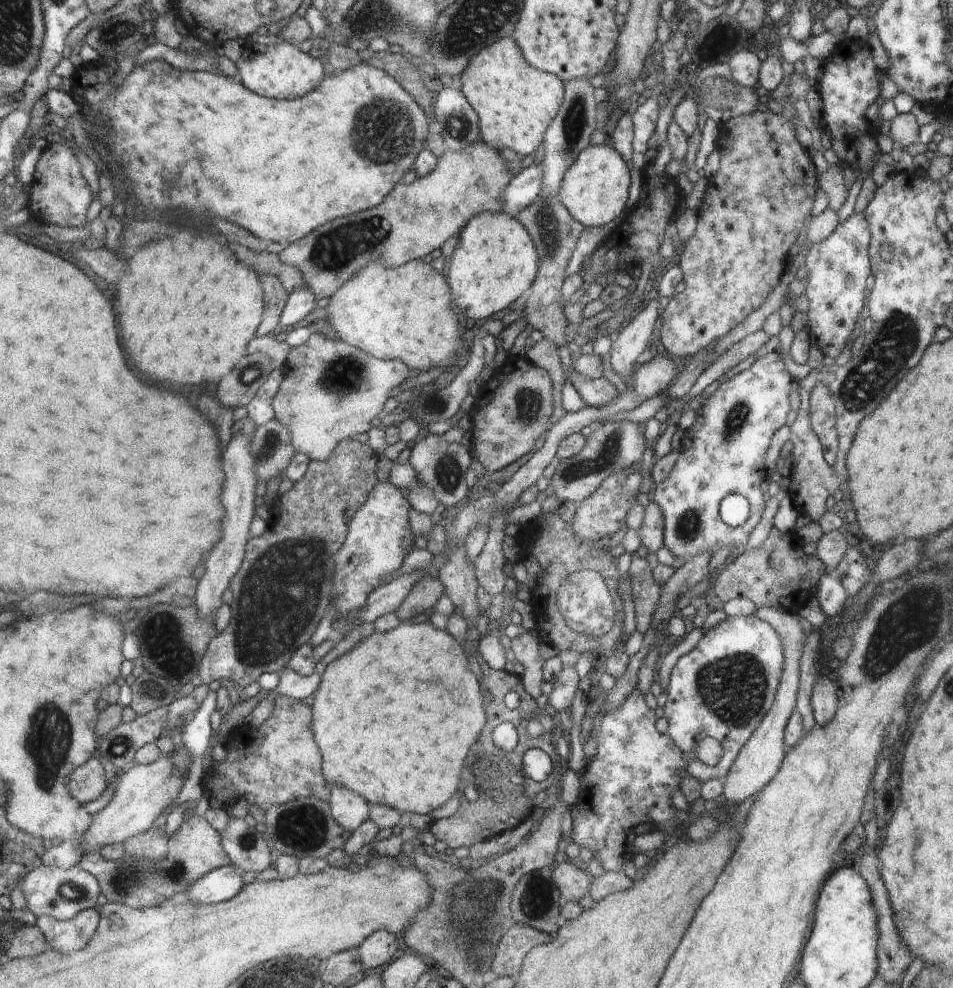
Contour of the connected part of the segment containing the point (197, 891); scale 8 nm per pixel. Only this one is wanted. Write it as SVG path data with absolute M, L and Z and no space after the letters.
M234 864L220 867L188 888L188 896L196 904L220 904L240 896L244 888L244 871Z

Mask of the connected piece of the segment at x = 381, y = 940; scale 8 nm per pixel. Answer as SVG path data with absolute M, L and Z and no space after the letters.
M376 932L362 942L362 945L358 947L358 954L366 969L376 968L396 959L401 945L400 936L390 932Z

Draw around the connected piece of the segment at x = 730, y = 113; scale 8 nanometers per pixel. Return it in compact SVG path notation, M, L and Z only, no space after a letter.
M716 63L693 74L694 102L702 114L720 125L731 118L757 111L758 96L752 87L742 86L734 80L728 63Z

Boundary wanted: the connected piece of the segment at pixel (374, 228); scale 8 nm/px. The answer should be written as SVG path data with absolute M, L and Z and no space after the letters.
M481 139L466 144L462 150L447 151L438 158L436 168L422 178L416 177L410 184L400 184L388 198L366 212L340 218L336 222L328 222L316 230L316 234L308 234L304 242L288 244L279 254L282 262L295 266L302 273L305 284L314 292L315 298L330 298L336 294L340 286L344 286L354 274L358 274L364 266L368 266L372 260L382 260L388 266L402 266L410 262L412 258L428 258L432 250L441 248L444 242L452 237L458 237L467 222L480 212L504 211L504 189L510 182L510 174L506 172L504 160L496 152L495 147L488 146Z

